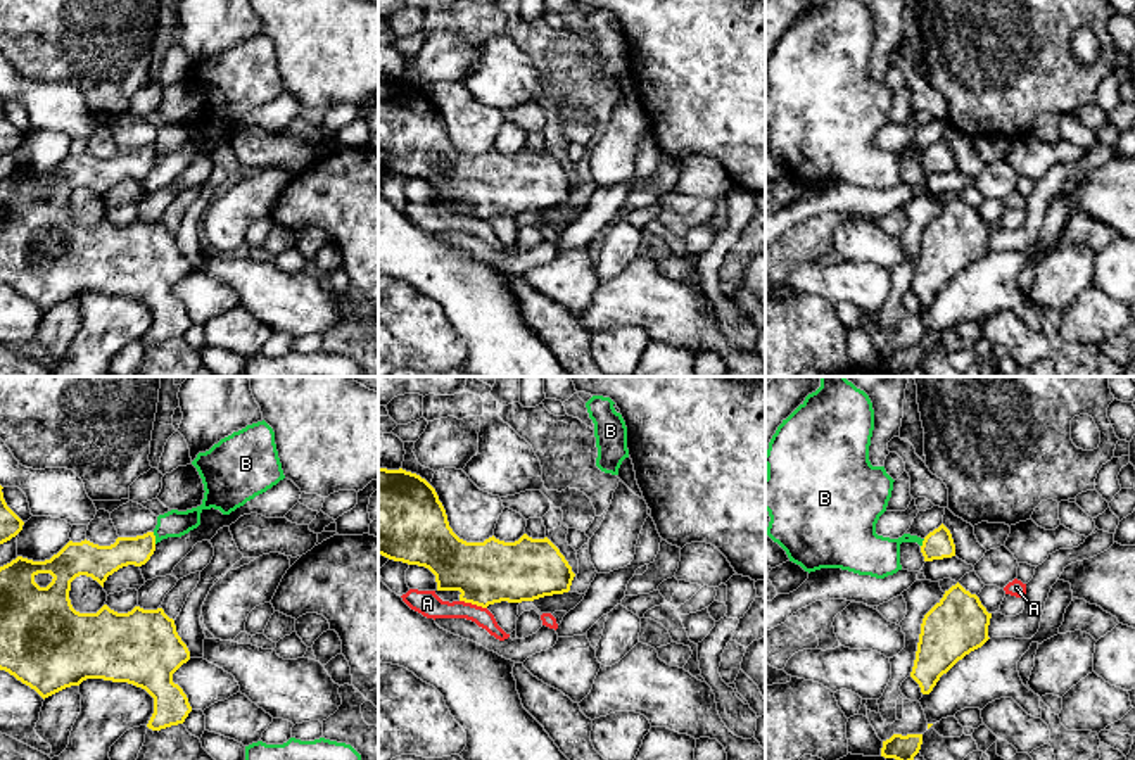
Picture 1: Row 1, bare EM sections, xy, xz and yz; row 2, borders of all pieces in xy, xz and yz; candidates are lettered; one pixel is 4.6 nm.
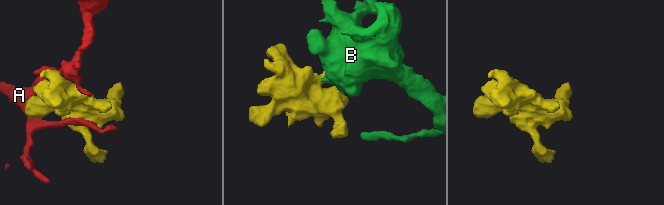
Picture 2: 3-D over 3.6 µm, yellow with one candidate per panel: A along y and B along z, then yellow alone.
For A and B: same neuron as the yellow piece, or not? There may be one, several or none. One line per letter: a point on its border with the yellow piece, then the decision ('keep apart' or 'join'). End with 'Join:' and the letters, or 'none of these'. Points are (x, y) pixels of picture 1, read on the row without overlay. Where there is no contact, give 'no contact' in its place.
A: meets yellow in xz at (474, 216); keep apart
B: meets yellow in xy at (154, 151); keep apart
Join: none of these

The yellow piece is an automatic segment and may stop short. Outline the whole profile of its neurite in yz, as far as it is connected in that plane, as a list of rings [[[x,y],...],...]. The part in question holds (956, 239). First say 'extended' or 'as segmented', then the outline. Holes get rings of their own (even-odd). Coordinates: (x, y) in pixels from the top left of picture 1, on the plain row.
as segmented; [[[959,195],[924,228],[910,290],[929,307],[959,273],[981,261],[992,226]]]

